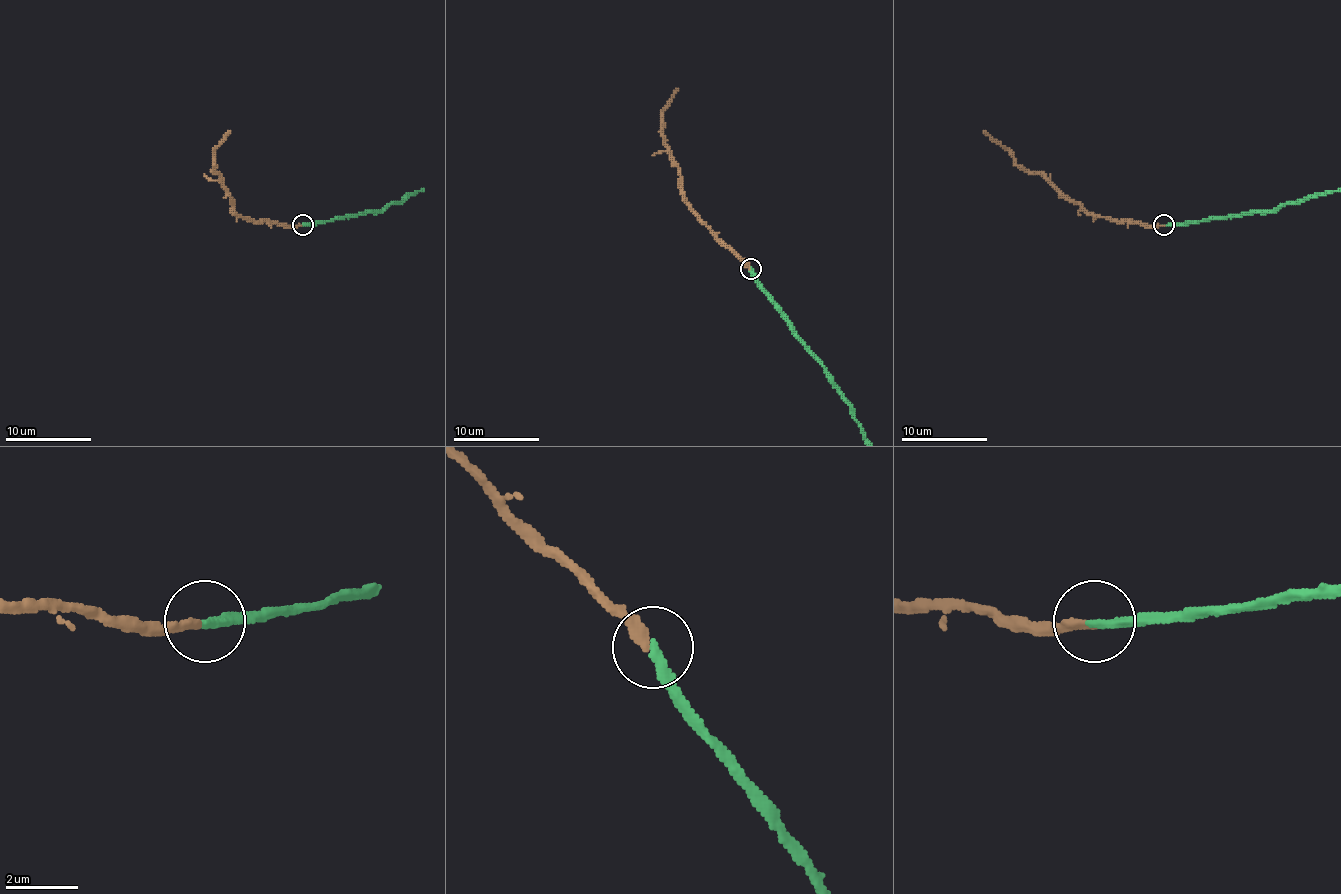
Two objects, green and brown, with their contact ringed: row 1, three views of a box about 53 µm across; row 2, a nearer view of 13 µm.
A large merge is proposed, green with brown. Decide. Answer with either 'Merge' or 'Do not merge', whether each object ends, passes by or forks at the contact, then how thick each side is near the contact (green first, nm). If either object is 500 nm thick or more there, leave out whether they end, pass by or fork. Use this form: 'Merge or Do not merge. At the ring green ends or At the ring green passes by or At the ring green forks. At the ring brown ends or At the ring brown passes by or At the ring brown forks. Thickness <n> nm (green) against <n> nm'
Merge. At the ring green ends. At the ring brown ends. Thickness 240 nm (green) against 280 nm

